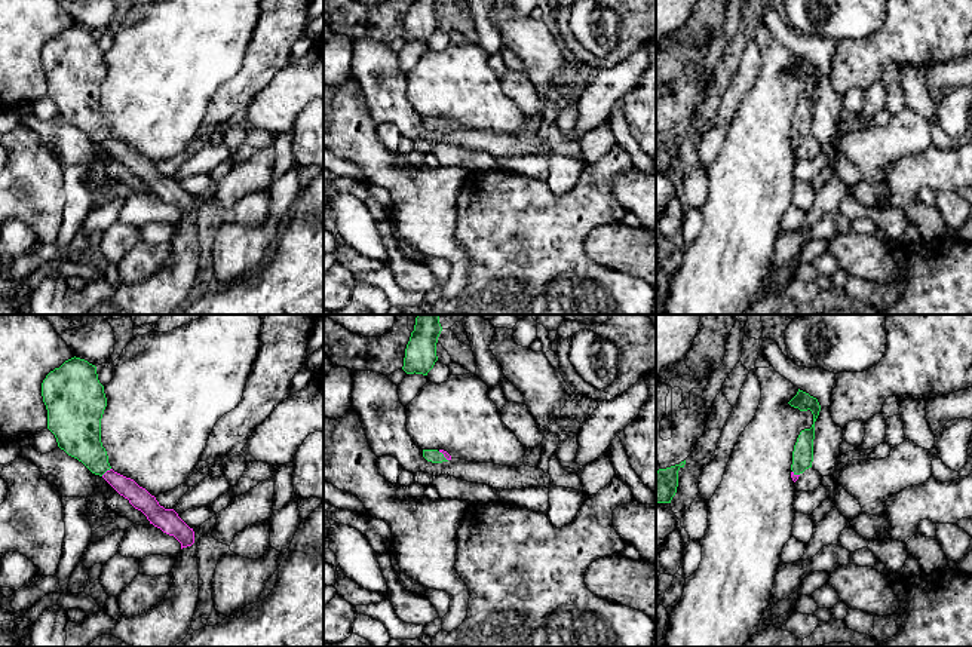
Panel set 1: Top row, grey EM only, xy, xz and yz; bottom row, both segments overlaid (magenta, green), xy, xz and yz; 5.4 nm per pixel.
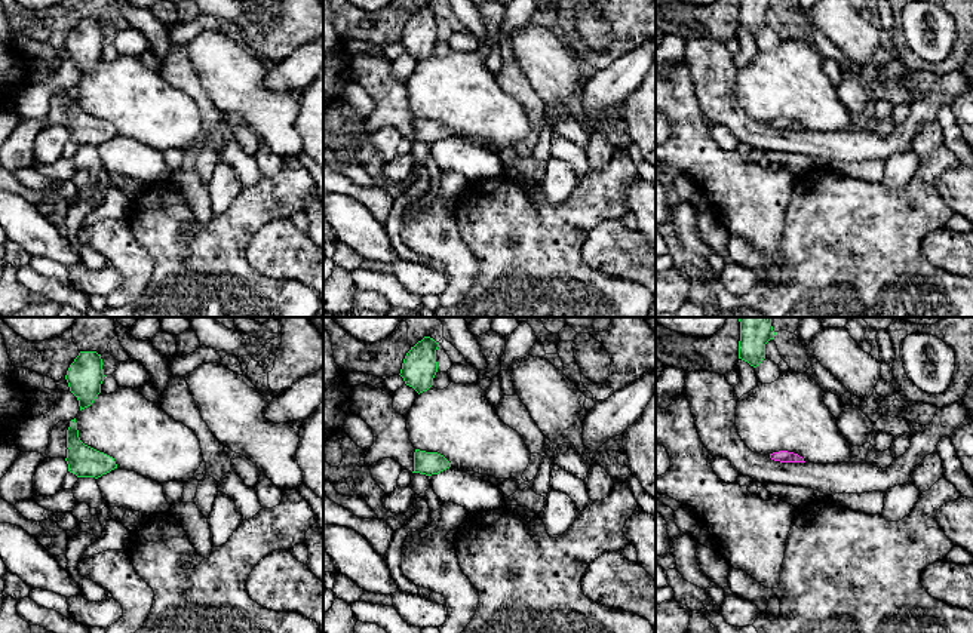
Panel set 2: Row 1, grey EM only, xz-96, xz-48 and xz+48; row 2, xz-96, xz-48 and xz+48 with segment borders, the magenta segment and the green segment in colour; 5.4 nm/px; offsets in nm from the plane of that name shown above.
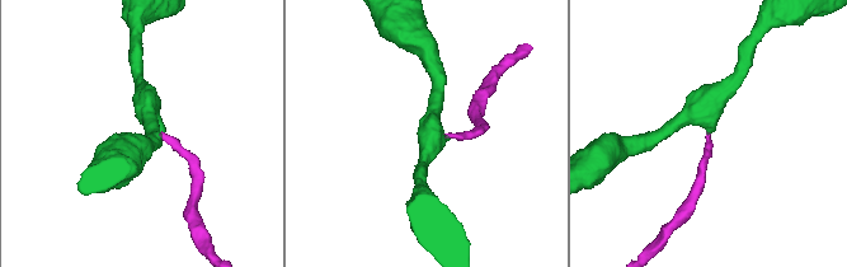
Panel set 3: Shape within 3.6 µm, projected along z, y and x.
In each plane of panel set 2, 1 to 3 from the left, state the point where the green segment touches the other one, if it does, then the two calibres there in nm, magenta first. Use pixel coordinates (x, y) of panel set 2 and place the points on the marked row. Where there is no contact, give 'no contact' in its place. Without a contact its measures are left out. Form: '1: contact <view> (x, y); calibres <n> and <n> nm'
1: no contact
2: no contact
3: no contact

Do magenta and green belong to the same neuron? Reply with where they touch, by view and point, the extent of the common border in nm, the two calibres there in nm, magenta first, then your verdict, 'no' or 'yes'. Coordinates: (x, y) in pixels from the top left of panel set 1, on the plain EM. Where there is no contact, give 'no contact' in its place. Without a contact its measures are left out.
xy (107, 138) | 70 nm | 110/240 nm | yes

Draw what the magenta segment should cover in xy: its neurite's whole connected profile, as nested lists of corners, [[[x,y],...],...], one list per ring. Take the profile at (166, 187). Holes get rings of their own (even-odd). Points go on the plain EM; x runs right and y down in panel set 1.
[[[80,25],[65,28],[42,50],[47,77],[47,96],[58,114],[102,144],[120,163],[141,178],[150,191],[174,203],[181,217],[194,211],[194,199],[174,177],[165,177],[154,163],[134,147],[114,139],[101,110],[101,86],[107,74],[96,34]]]

